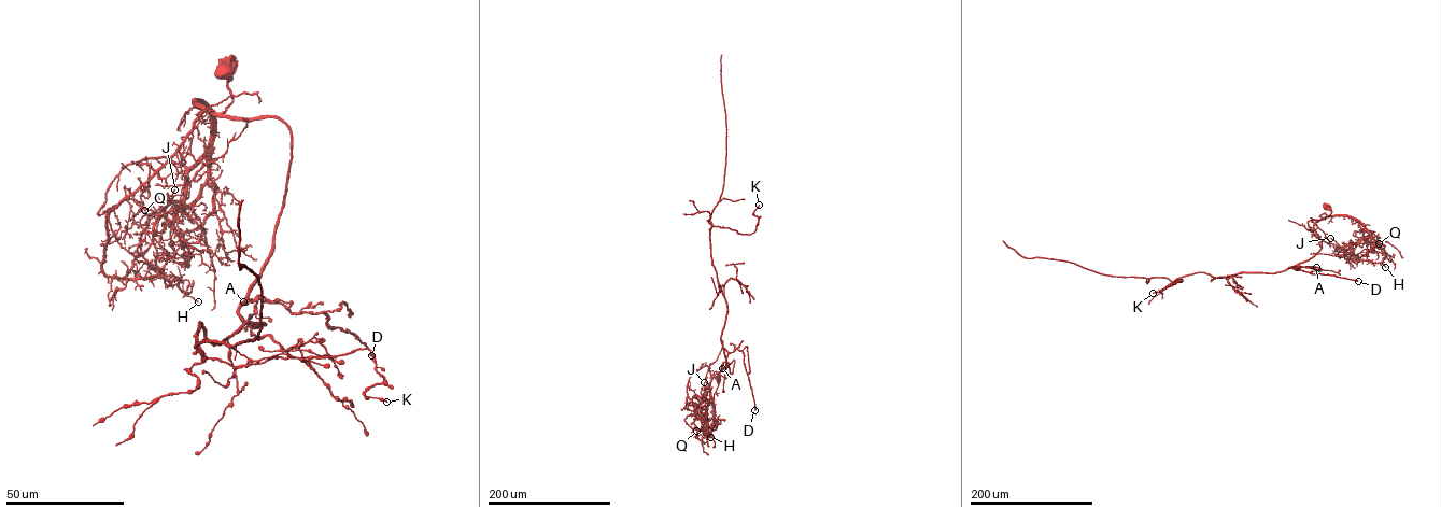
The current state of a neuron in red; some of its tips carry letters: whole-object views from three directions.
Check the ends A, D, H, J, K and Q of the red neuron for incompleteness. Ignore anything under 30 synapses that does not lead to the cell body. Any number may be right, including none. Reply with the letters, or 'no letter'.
no letter

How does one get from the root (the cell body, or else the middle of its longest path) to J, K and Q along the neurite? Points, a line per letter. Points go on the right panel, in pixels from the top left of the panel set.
J: (1325, 207), (1331, 213), (1322, 217), (1353, 217), (1368, 234), (1342, 247), (1330, 238)
K: (1325, 207), (1329, 215), (1308, 222), (1322, 247), (1308, 259), (1273, 273), (1214, 278), (1196, 272), (1153, 293)
Q: (1325, 207), (1331, 213), (1322, 217), (1333, 215), (1355, 217), (1376, 241), (1381, 240), (1379, 243)

